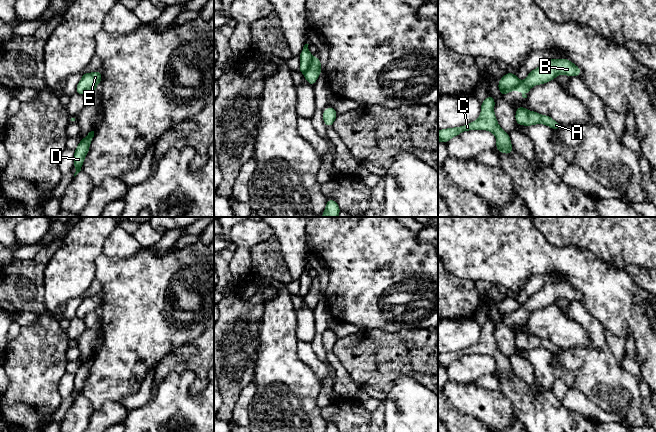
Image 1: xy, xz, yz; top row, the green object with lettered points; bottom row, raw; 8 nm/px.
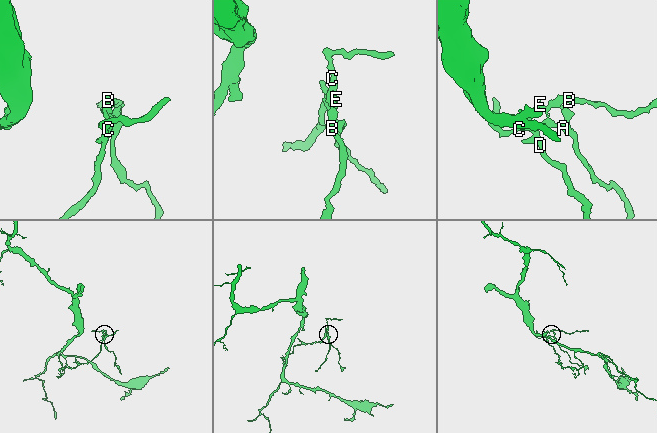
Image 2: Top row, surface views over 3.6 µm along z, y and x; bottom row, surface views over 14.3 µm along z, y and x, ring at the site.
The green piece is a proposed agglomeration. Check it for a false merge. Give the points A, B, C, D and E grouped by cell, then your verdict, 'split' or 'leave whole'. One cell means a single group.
A B / C D E | split

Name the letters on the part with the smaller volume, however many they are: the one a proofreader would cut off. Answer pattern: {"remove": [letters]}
{"remove": ["A", "B"]}

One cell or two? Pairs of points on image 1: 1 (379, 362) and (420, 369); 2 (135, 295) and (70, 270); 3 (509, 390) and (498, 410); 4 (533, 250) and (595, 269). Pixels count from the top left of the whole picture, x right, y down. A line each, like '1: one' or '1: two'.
1: one
2: two
3: two
4: one

